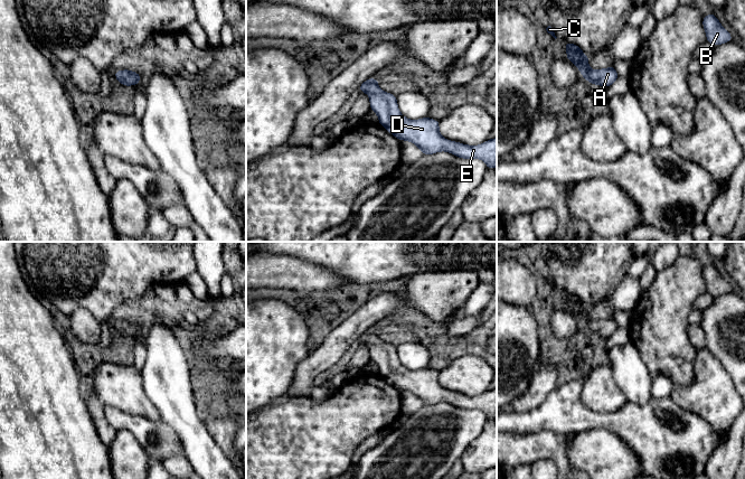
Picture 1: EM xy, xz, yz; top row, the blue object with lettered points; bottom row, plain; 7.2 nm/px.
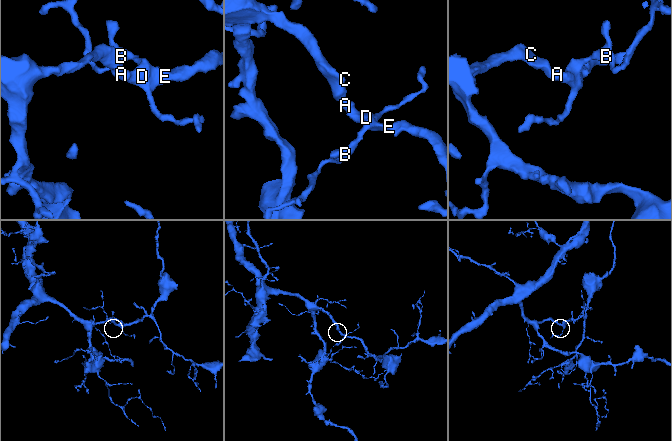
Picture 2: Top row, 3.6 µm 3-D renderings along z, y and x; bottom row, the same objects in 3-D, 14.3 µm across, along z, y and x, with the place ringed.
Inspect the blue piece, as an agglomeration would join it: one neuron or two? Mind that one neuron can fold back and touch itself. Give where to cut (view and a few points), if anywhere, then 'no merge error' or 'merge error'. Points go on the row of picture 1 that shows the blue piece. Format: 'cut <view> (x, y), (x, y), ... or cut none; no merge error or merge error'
cut none; no merge error

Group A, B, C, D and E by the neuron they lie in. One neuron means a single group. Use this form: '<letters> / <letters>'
A B C D E

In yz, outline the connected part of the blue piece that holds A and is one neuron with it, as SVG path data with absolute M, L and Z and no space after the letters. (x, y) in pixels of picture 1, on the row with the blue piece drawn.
M565 41L565 47L567 49L566 58L577 66L582 76L591 84L609 87L619 78L614 66L598 71L591 69L588 67L588 56L577 45Z

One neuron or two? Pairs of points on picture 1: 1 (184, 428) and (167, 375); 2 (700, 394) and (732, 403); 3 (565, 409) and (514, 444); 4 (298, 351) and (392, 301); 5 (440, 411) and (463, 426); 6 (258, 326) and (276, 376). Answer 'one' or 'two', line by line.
1: one
2: one
3: two
4: two
5: one
6: one

